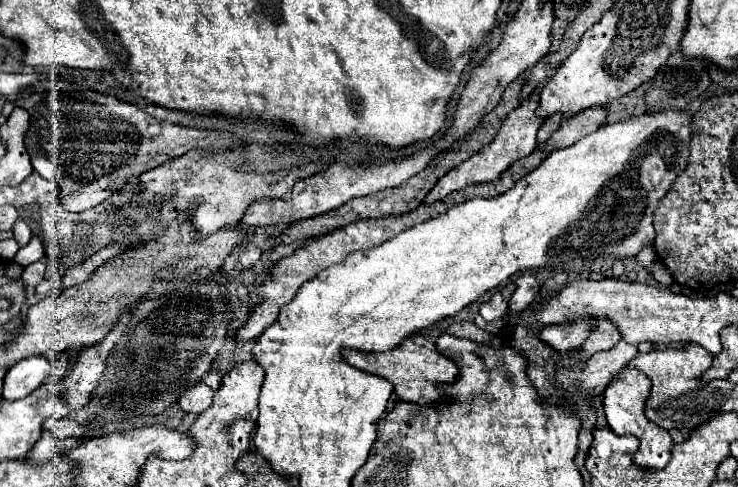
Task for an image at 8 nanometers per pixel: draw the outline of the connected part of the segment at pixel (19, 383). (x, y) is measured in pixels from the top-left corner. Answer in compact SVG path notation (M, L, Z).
M32 356L32 358L24 358L16 362L16 366L12 366L6 372L2 396L6 400L26 398L32 390L36 390L44 382L50 368L52 364L44 356Z

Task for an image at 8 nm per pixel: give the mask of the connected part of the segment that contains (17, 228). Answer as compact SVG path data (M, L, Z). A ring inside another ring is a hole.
M18 218L18 220L14 222L12 232L14 232L14 238L18 240L18 244L20 244L20 246L24 246L24 244L30 240L30 236L32 236L30 226L28 226L28 224L26 224L22 218Z

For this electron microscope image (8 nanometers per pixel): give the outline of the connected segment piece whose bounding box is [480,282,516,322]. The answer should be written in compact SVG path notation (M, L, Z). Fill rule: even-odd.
M510 282L506 286L502 286L500 290L496 290L492 294L492 298L480 306L480 316L486 322L498 320L498 318L506 318L508 316L508 302L510 302L514 290L516 290L514 282Z

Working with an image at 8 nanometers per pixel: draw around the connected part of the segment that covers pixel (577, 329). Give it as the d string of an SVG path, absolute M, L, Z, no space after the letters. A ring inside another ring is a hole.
M584 316L564 324L544 326L540 329L538 336L558 352L568 352L583 344L592 331L592 328L586 328L586 326L590 326L595 320L591 316Z

